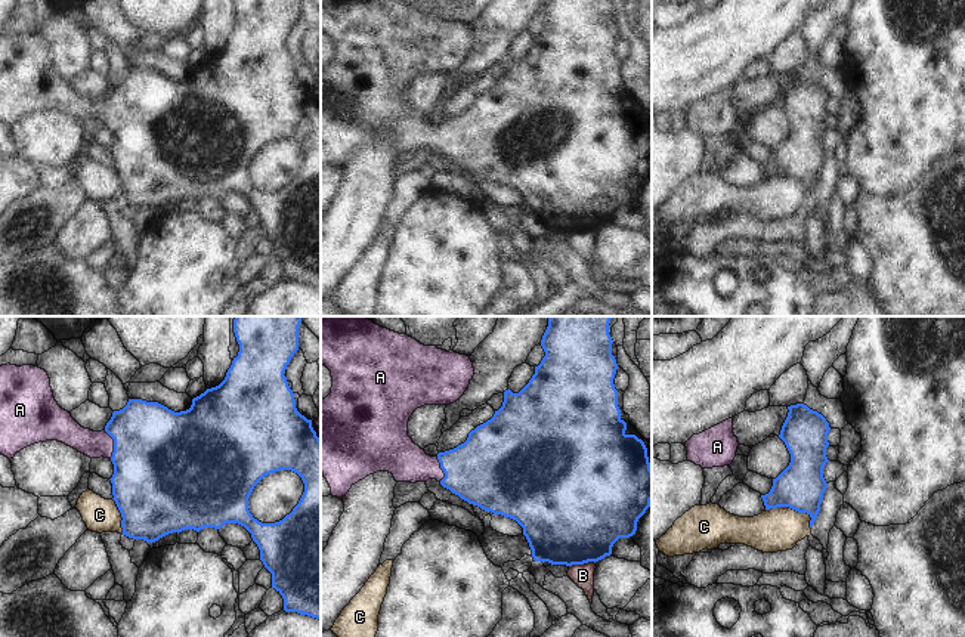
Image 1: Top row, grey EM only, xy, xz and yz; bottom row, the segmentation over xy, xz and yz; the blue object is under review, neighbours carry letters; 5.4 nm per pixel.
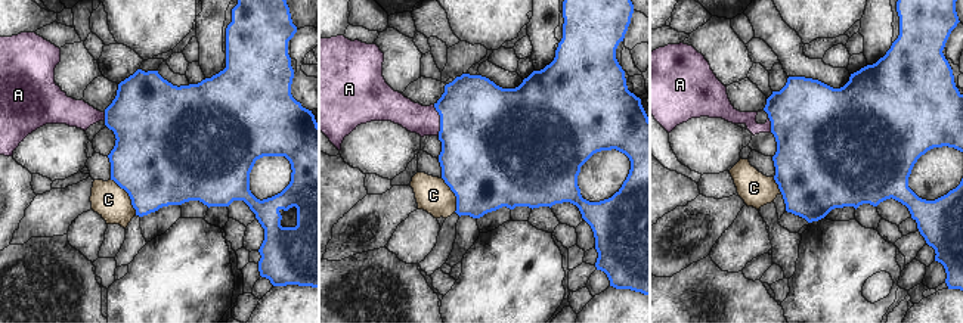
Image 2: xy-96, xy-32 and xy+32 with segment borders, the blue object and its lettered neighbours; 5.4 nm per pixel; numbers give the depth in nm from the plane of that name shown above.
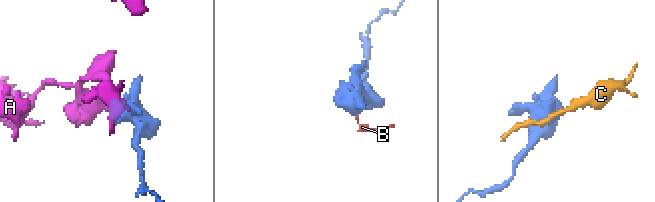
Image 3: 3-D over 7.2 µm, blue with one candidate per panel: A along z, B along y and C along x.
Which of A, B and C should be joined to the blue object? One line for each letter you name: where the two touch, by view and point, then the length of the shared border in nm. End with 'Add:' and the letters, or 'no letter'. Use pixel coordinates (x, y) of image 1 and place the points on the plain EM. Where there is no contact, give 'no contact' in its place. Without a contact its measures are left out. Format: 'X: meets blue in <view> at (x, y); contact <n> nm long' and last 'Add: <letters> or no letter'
A: meets blue in xy at (114, 113); contact 160 nm long
Add: A

